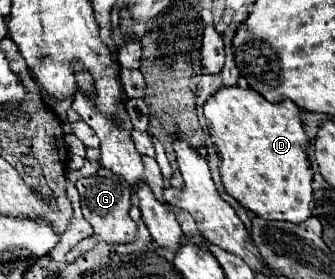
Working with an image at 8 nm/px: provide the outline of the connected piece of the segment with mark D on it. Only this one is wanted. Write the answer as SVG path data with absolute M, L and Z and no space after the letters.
M224 86L206 100L202 110L220 158L226 192L266 220L304 222L310 216L314 172L306 158L308 136L298 116L300 108L290 100L270 104L252 88Z

